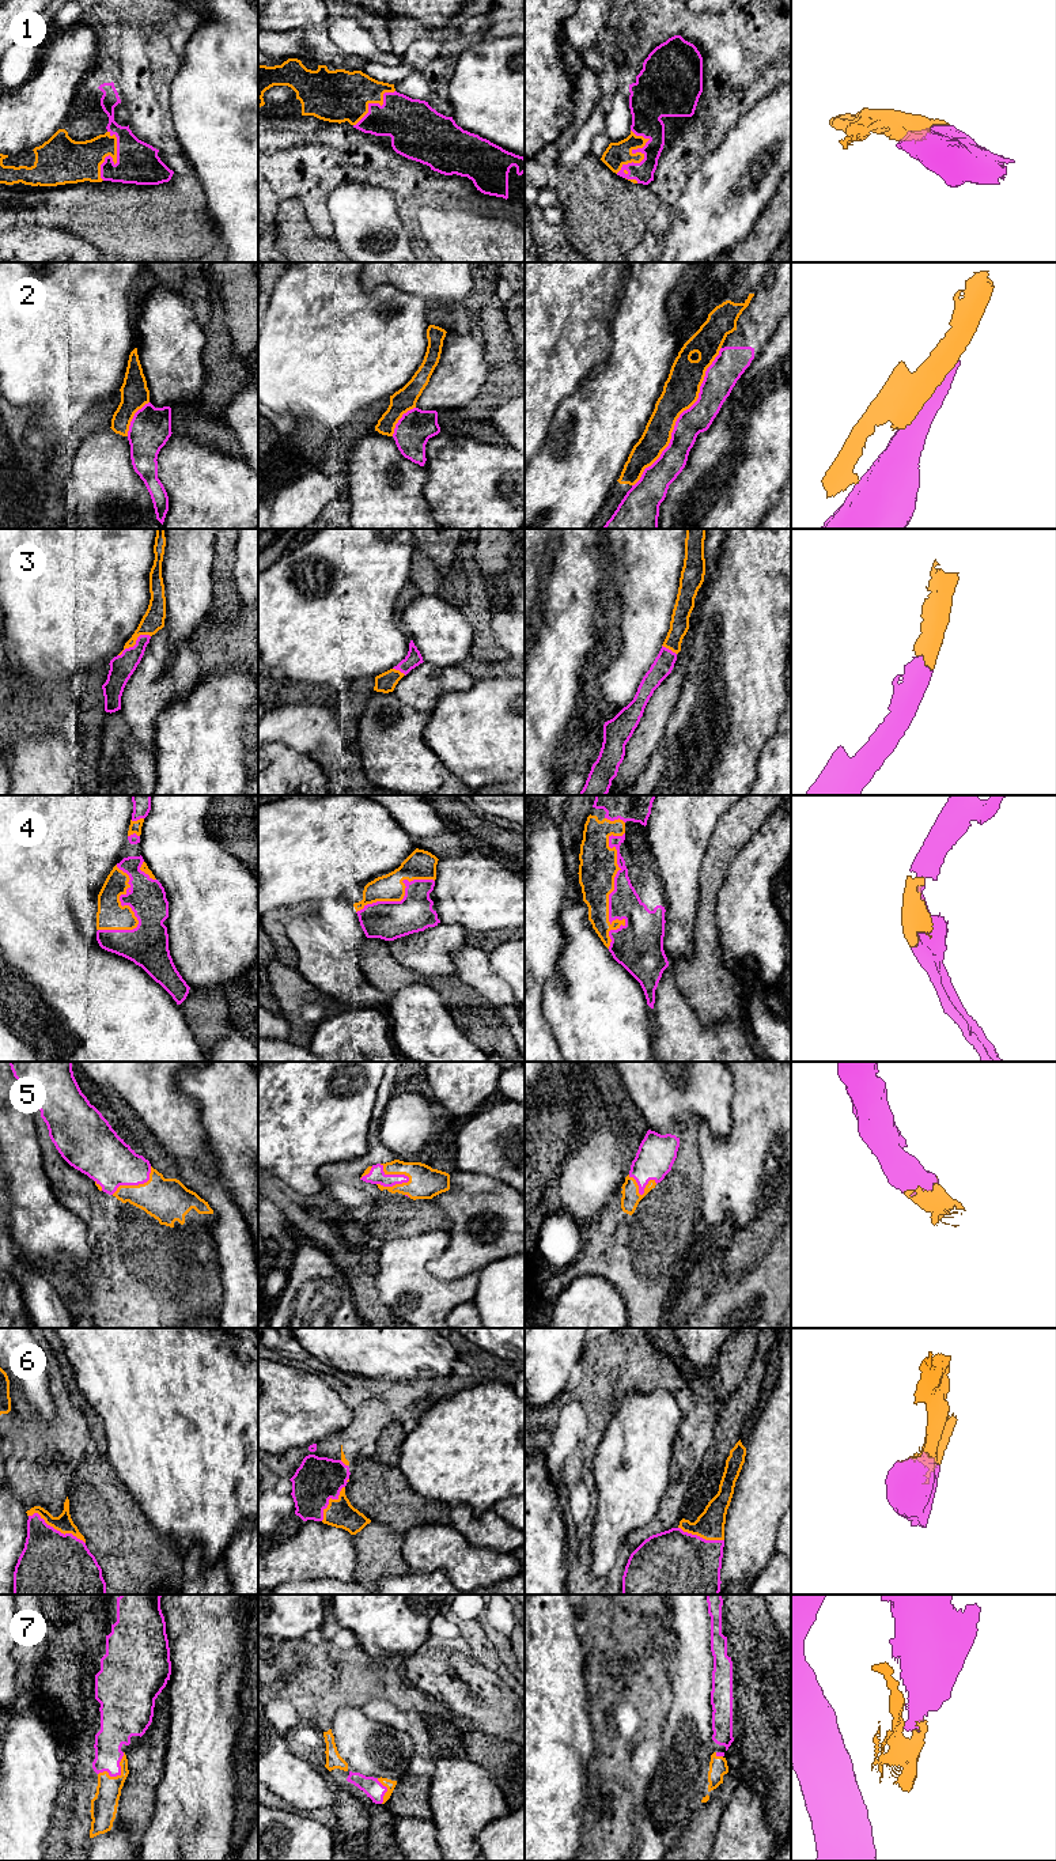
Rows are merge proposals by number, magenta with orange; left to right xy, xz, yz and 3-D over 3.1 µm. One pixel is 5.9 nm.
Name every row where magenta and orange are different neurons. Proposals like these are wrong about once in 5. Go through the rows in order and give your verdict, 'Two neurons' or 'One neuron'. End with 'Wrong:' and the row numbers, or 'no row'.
1: One neuron
2: Two neurons
3: One neuron
4: One neuron
5: One neuron
6: One neuron
7: One neuron
Wrong: 2

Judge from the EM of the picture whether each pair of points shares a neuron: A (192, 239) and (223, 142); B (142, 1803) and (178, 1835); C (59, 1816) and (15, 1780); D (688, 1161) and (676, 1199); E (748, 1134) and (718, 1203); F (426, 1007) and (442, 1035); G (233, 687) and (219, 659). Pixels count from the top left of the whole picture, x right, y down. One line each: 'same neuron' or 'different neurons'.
A: different neurons
B: different neurons
C: different neurons
D: same neuron
E: same neuron
F: same neuron
G: different neurons

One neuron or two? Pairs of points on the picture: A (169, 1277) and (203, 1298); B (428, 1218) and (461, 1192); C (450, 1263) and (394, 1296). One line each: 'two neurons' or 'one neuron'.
A: one neuron
B: two neurons
C: two neurons

